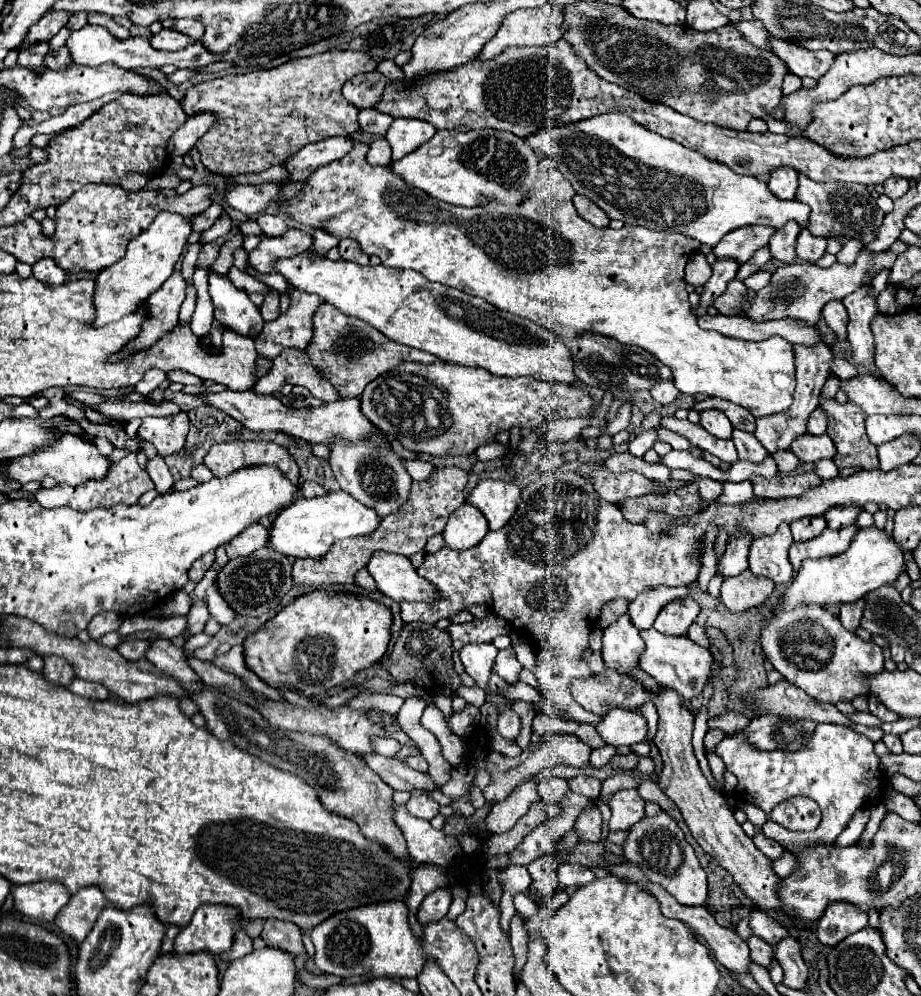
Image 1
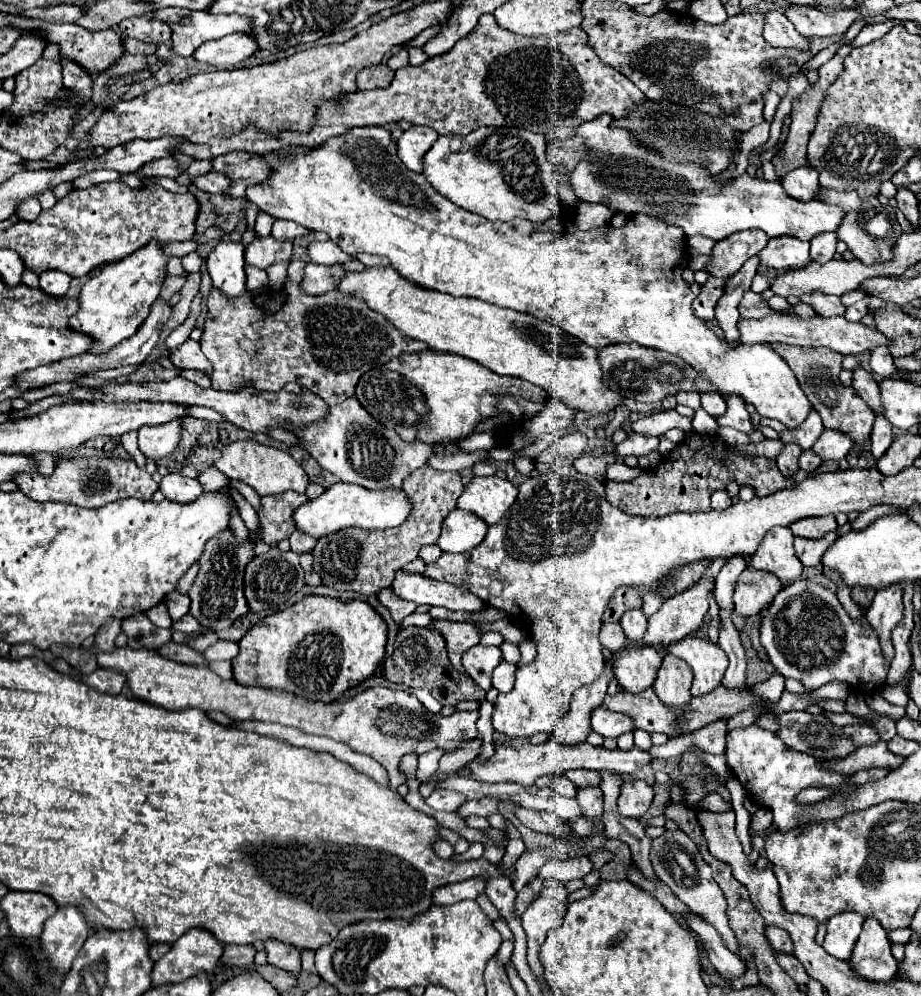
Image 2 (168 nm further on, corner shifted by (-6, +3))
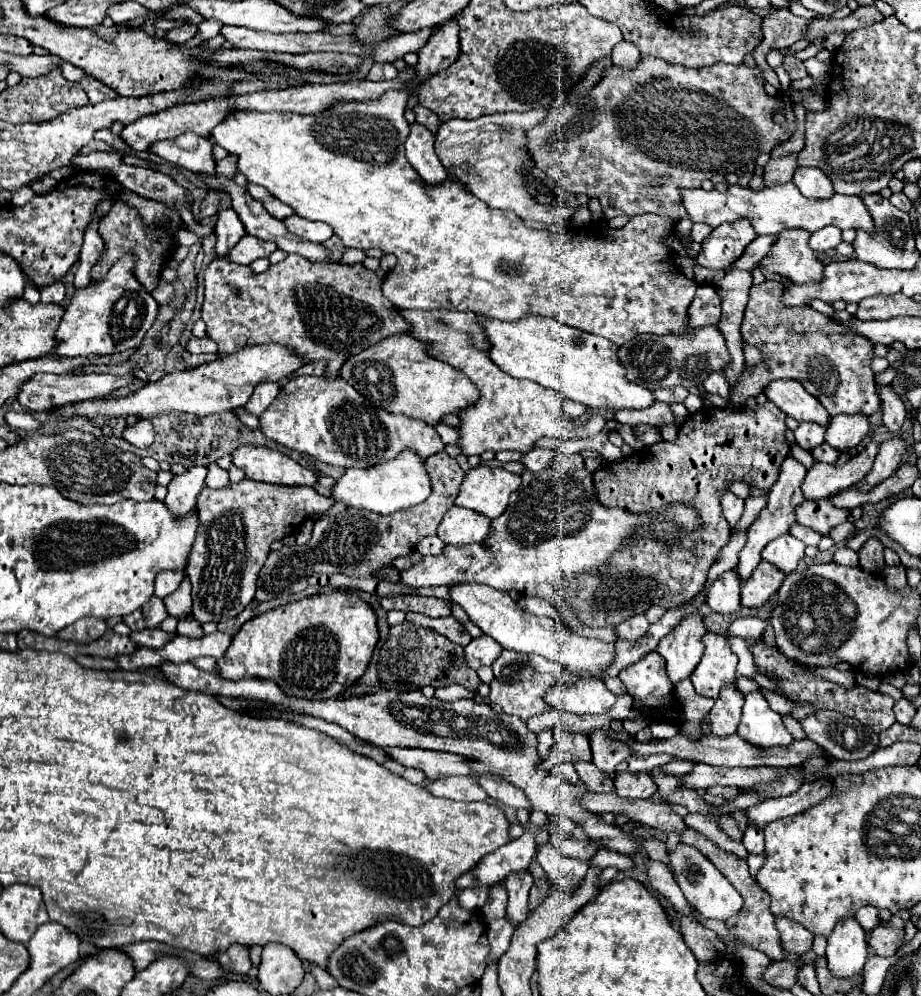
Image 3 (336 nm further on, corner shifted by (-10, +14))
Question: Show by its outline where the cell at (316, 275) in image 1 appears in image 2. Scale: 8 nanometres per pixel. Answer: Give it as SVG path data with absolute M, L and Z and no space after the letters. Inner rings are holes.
M392 267L346 273L338 291L362 297L410 339L424 341L434 351L468 357L498 375L530 381L570 409L604 415L624 405L624 397L610 391L604 383L598 351L548 321L512 309L500 309L478 299L450 297L446 293L422 289L402 279Z

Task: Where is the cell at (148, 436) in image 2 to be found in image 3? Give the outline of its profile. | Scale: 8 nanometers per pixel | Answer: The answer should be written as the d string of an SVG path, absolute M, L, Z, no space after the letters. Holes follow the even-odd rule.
M138 420L134 426L126 428L122 436L136 448L148 448L154 442L156 432L154 432L154 426L150 420Z

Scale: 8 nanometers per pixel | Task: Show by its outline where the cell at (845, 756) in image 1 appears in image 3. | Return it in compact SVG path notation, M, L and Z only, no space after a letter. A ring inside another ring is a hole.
M760 690L746 694L738 734L746 742L764 750L774 746L790 746L794 742L790 732L784 728L780 714L770 710L770 704Z

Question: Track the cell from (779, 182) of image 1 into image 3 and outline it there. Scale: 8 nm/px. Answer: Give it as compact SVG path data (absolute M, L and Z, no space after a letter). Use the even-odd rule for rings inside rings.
M800 166L792 178L792 182L798 186L798 190L806 198L830 198L834 194L830 178L820 168L804 168Z

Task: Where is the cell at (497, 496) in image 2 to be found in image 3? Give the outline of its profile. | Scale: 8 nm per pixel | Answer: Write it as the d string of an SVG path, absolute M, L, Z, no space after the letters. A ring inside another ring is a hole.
M478 466L466 474L456 504L480 512L492 520L504 512L510 494L518 486L518 474L512 474L500 466Z

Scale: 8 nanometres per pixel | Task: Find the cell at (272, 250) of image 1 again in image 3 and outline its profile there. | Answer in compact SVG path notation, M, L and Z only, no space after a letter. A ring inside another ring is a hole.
M246 234L238 244L236 244L236 250L232 250L232 262L238 262L238 264L250 264L254 262L256 258L264 258L268 254L272 254L276 250L276 242L266 242L266 240L260 240L260 238L252 238L250 234Z

